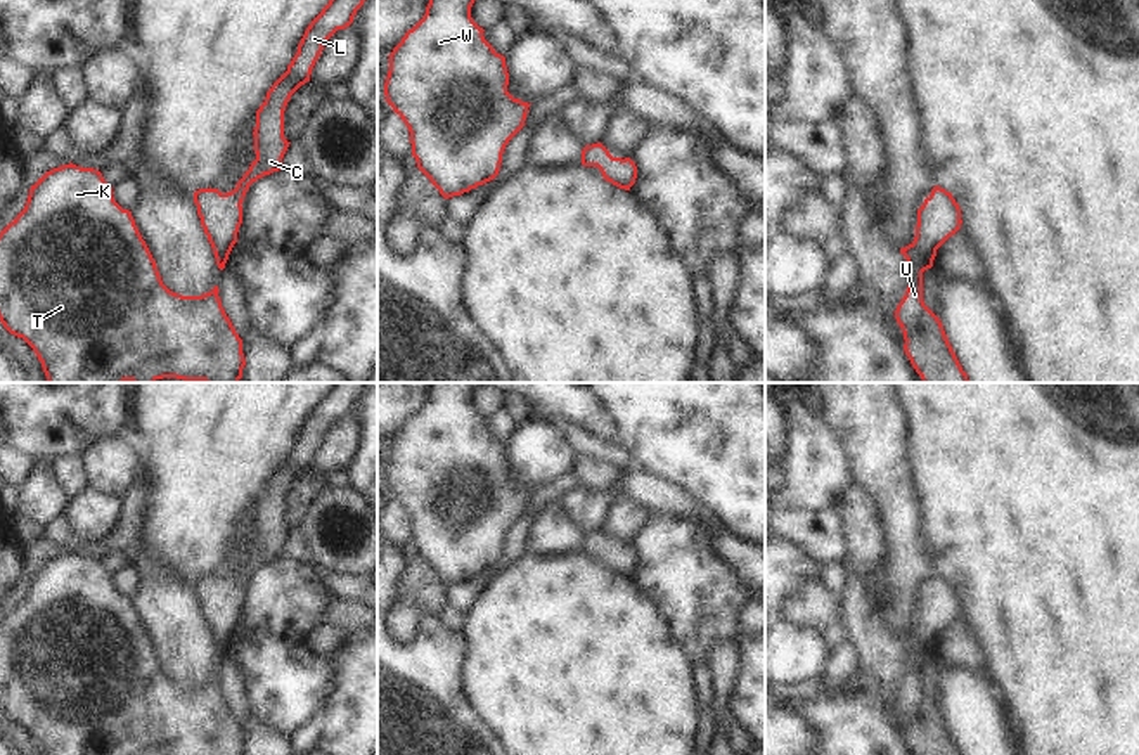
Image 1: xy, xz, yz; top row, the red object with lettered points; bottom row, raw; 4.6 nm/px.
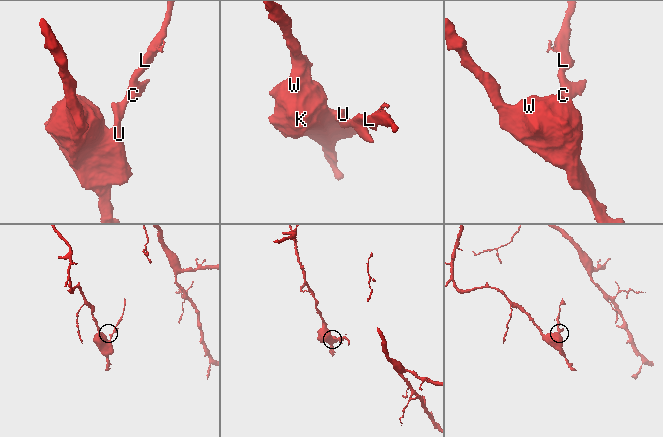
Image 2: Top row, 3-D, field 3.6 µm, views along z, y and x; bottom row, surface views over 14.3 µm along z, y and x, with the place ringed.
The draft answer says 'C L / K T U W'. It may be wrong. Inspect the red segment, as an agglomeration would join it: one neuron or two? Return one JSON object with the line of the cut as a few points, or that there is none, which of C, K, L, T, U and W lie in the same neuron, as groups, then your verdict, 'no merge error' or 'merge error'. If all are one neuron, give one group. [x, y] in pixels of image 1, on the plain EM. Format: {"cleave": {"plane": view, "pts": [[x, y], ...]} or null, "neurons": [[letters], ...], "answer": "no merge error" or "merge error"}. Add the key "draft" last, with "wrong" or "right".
{"cleave": null, "neurons": [["C", "K", "L", "T", "U", "W"]], "answer": "no merge error", "draft": "wrong"}

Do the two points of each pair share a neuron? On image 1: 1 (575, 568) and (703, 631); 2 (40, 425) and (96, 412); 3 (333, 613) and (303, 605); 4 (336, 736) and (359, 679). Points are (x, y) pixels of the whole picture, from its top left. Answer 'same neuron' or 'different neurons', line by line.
1: different neurons
2: same neuron
3: different neurons
4: same neuron

